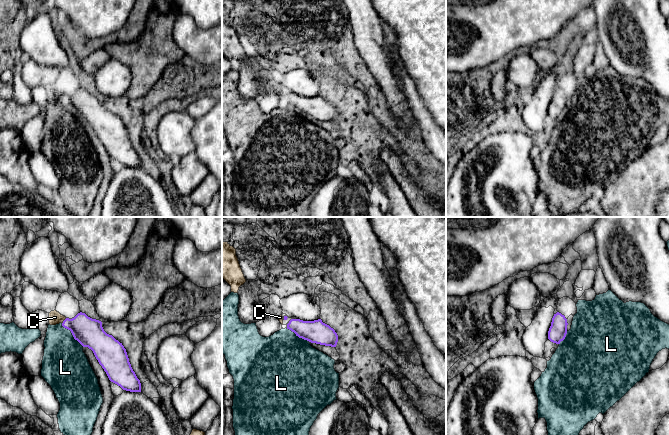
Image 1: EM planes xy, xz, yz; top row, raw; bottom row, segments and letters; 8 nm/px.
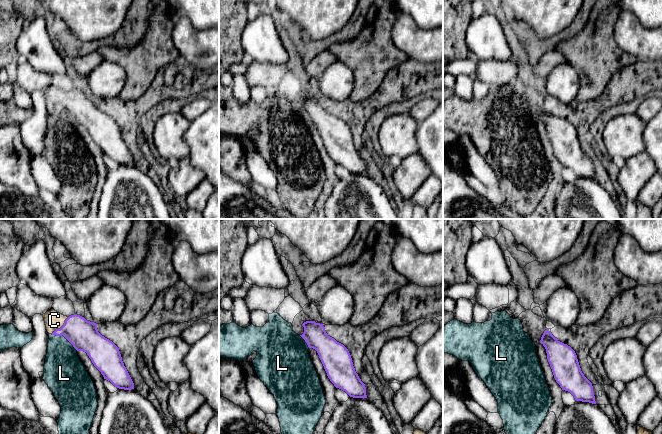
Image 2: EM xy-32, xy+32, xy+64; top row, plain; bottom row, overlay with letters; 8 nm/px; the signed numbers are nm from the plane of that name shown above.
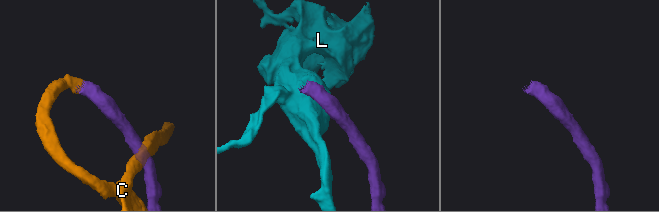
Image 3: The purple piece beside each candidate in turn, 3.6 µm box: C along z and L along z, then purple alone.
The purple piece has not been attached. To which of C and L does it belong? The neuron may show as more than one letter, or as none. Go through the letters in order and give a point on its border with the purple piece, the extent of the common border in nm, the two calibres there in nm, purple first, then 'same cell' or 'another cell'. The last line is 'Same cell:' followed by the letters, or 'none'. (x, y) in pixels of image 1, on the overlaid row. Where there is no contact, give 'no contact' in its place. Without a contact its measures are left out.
C: xy (63, 321) | 60 nm | 220/100 nm | same cell
L: xy (72, 334) | 260 nm | 220/360 nm | another cell
Same cell: C

